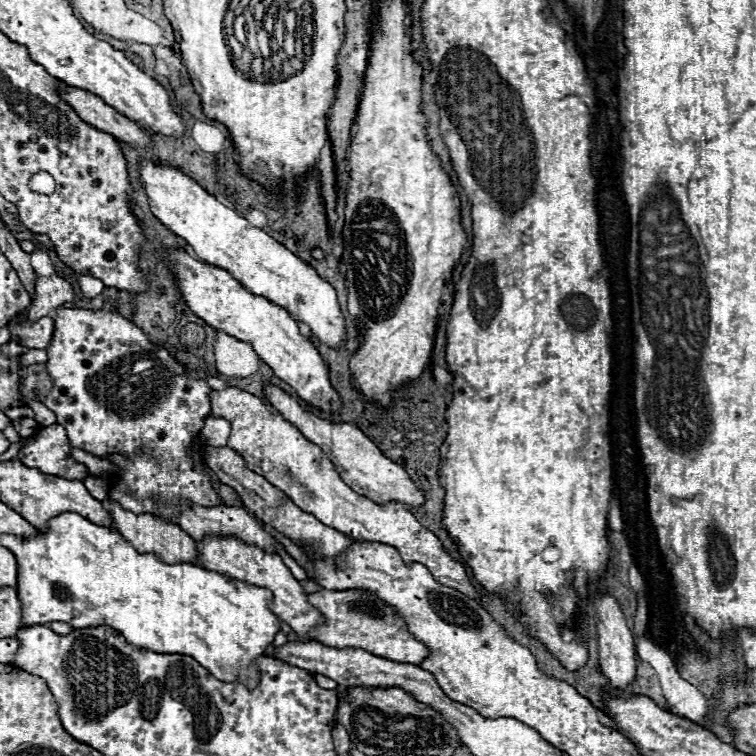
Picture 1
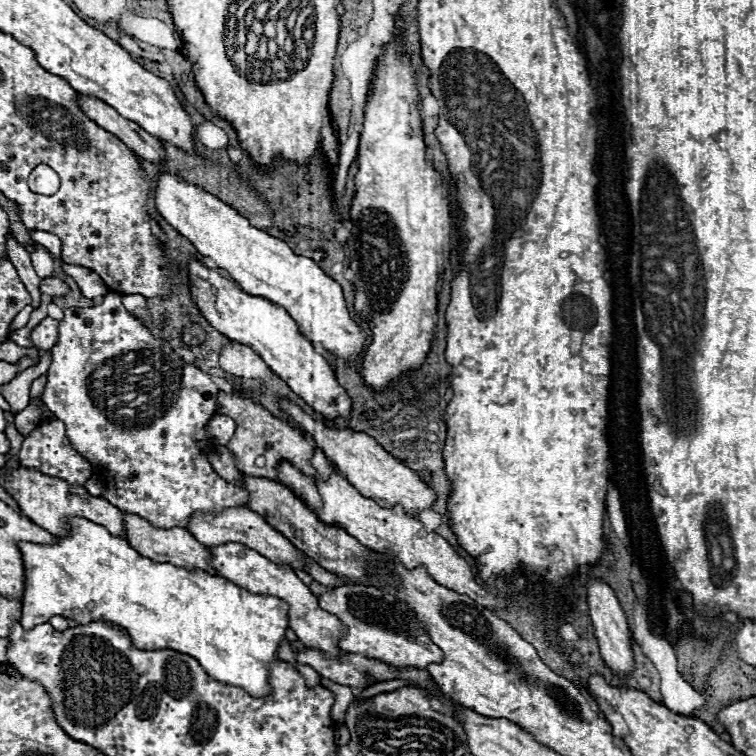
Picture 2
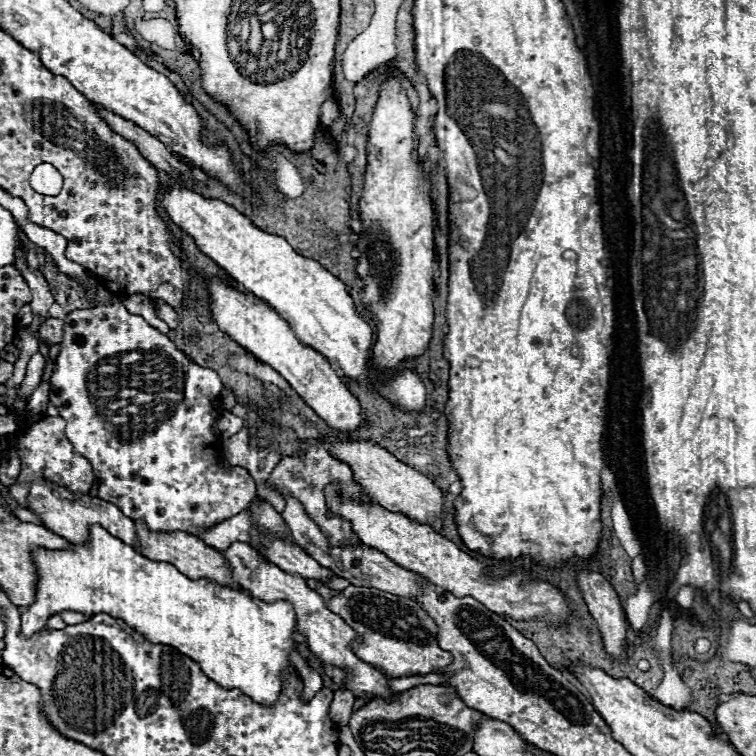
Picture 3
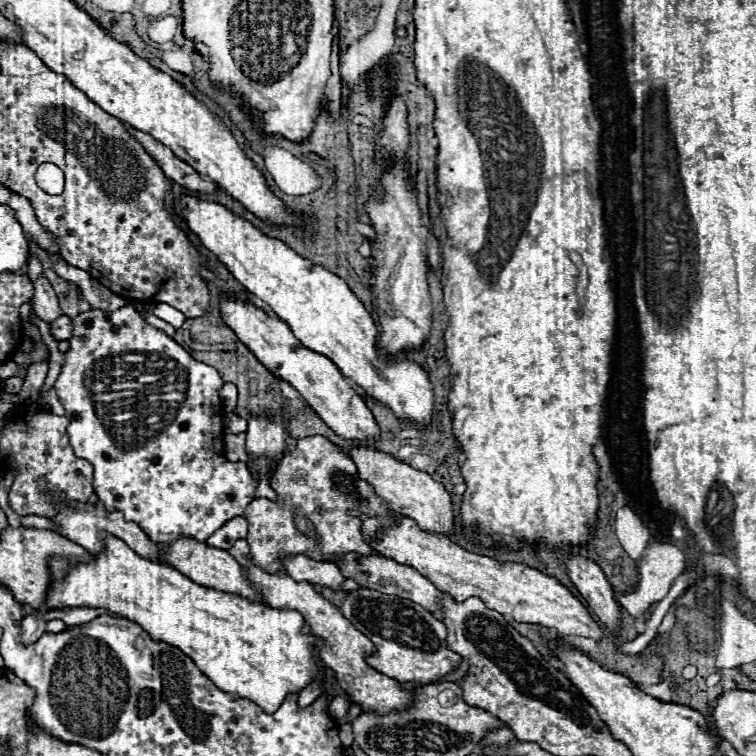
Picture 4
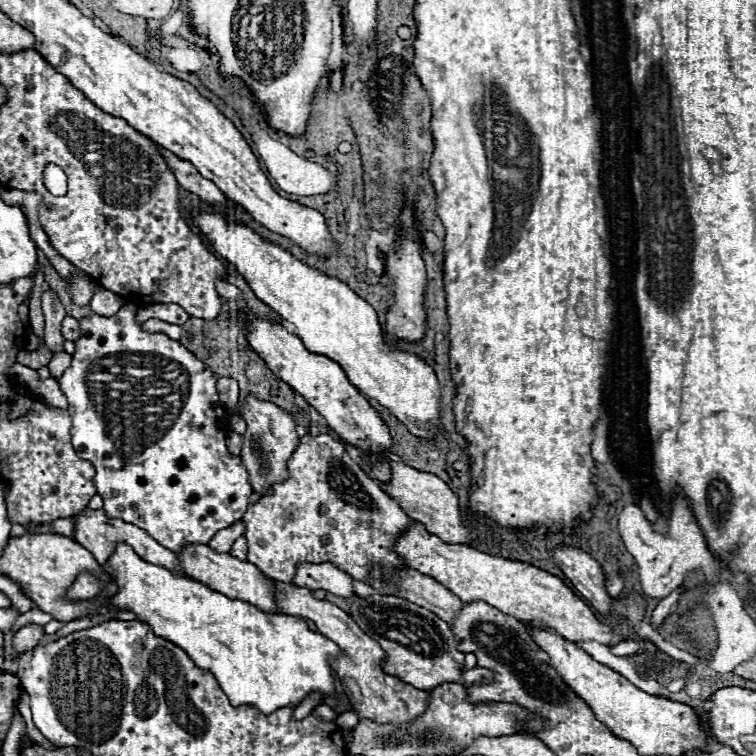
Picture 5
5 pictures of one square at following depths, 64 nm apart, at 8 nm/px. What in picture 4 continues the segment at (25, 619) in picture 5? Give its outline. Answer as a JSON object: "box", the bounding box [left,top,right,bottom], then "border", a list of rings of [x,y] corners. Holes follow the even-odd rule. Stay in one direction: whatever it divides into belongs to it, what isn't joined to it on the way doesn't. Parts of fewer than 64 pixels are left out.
{"box":[44,608,108,626],"border":[[[68,608],[68,610],[50,610],[44,618],[46,620],[58,618],[58,620],[64,620],[66,626],[76,626],[76,624],[94,620],[96,616],[100,616],[104,612],[108,612],[108,610],[104,610],[104,608],[90,608],[90,610],[88,608]]]}

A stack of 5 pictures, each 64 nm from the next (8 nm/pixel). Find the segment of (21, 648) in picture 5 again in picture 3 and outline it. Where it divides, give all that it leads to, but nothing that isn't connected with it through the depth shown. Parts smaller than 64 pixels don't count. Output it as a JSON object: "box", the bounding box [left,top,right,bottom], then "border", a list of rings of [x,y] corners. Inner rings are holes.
{"box":[22,524,296,706],"border":[[[98,524],[90,526],[90,536],[84,544],[70,544],[70,548],[58,552],[46,552],[46,548],[38,548],[38,552],[34,552],[34,564],[38,564],[36,598],[34,604],[22,612],[22,632],[26,636],[42,630],[52,614],[82,612],[86,616],[96,616],[104,612],[112,618],[124,620],[146,642],[172,646],[190,656],[200,664],[204,674],[222,688],[238,688],[254,702],[266,706],[278,700],[282,690],[282,670],[292,668],[288,652],[296,650],[296,642],[292,640],[296,616],[290,602],[264,602],[250,596],[246,590],[220,586],[204,578],[192,580],[168,562],[152,562],[144,558],[138,550],[114,538]]]}

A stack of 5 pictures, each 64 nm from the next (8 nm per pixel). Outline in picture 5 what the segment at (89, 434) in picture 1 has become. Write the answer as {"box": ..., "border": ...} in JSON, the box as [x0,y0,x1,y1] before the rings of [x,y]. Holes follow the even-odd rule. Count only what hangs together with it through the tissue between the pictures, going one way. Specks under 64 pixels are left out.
{"box":[58,304,252,552],"border":[[[124,304],[116,316],[98,316],[98,314],[88,314],[84,318],[80,318],[80,328],[82,328],[82,336],[78,340],[74,340],[76,344],[76,352],[72,354],[72,364],[66,368],[66,372],[58,378],[60,382],[60,390],[62,394],[66,396],[68,400],[68,414],[72,418],[72,446],[76,450],[76,454],[82,458],[82,460],[88,460],[94,464],[96,468],[96,476],[94,476],[94,486],[98,490],[98,494],[102,496],[104,500],[104,512],[106,516],[110,518],[122,518],[124,522],[130,522],[130,524],[136,524],[138,528],[146,530],[154,540],[158,540],[164,548],[170,548],[174,552],[180,550],[182,544],[208,544],[210,538],[222,530],[222,528],[228,528],[232,522],[240,520],[250,504],[250,496],[252,496],[252,486],[250,486],[250,478],[248,478],[248,472],[242,464],[240,458],[234,458],[228,448],[226,448],[226,418],[228,414],[224,412],[224,406],[220,404],[218,400],[218,390],[216,390],[216,374],[204,364],[200,362],[192,352],[188,352],[178,340],[172,340],[168,338],[166,334],[162,332],[156,332],[156,334],[150,334],[146,330],[142,330],[142,324],[136,322],[136,306],[134,304]],[[128,354],[138,354],[146,360],[146,368],[152,368],[154,374],[148,376],[148,378],[134,378],[134,376],[128,376],[124,372],[124,366],[116,364],[116,360],[120,360],[122,356],[128,356]],[[100,360],[100,370],[94,372],[96,376],[92,378],[86,378],[86,372],[92,368],[92,364]]]}

